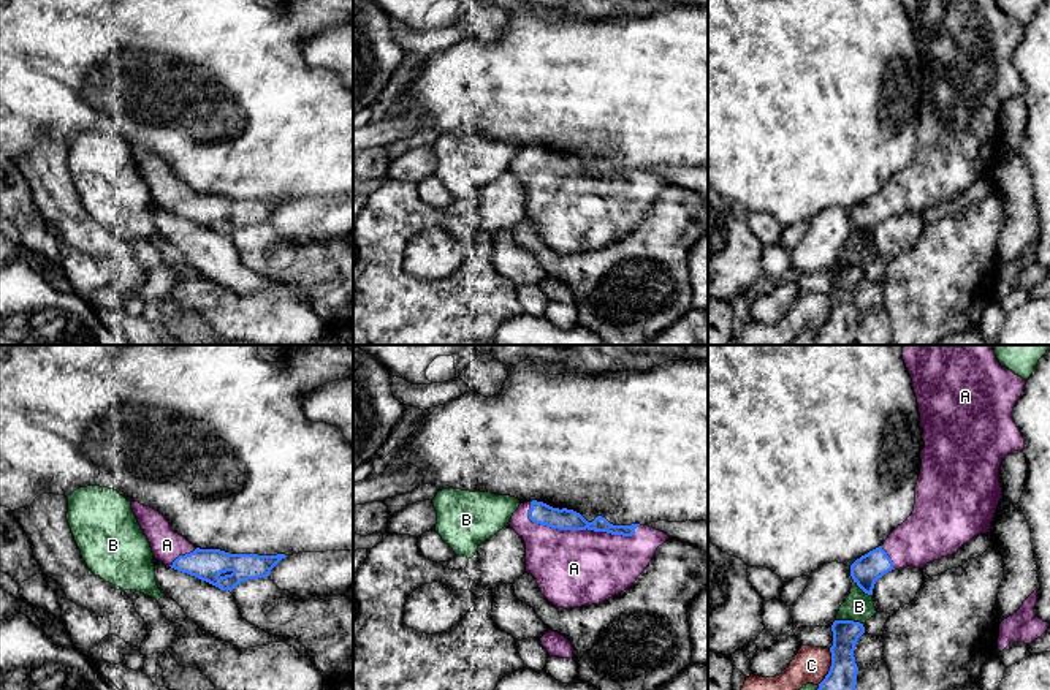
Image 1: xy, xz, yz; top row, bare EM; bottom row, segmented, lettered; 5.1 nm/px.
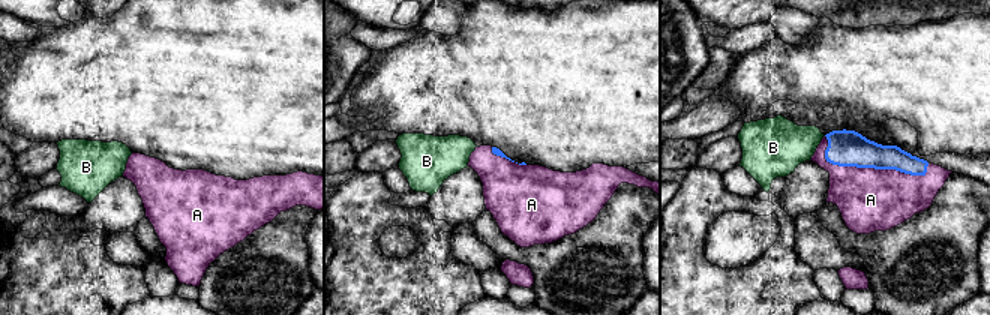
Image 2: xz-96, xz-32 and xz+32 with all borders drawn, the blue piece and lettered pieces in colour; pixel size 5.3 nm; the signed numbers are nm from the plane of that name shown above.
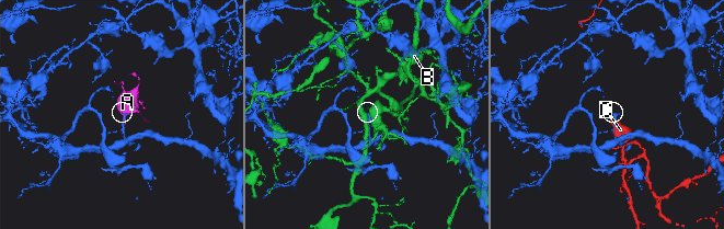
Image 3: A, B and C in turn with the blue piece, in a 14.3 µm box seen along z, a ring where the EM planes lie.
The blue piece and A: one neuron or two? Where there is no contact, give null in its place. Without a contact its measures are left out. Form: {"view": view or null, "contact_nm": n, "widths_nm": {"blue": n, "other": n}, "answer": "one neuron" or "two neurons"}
{"view": "xz", "contact_nm": 550, "widths_nm": {"blue": 110, "other": 400}, "answer": "one neuron"}

